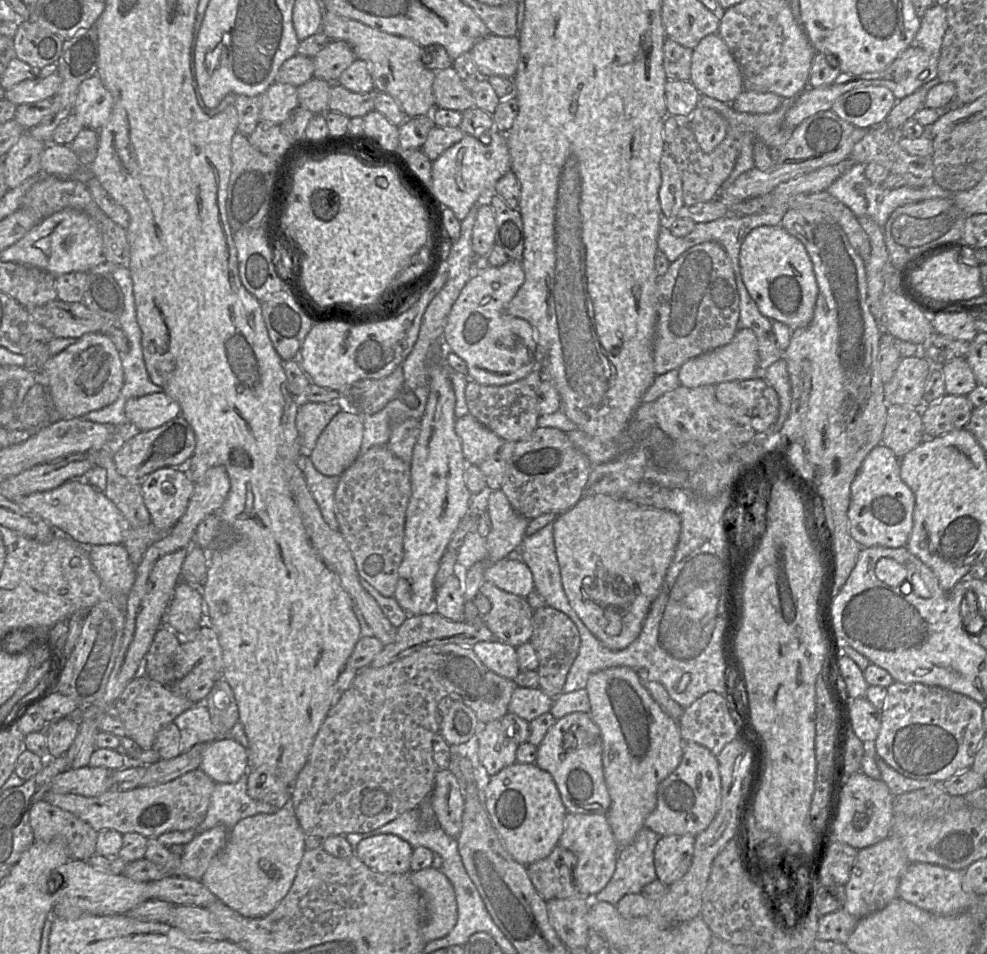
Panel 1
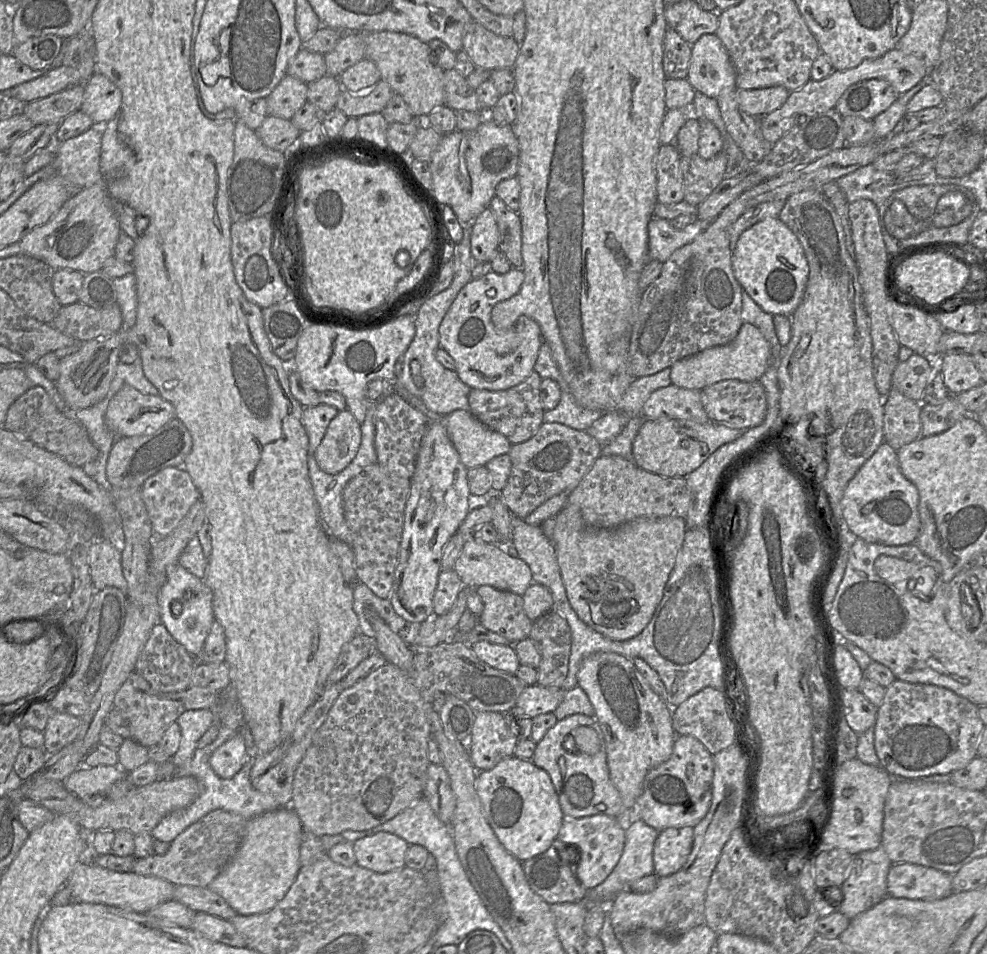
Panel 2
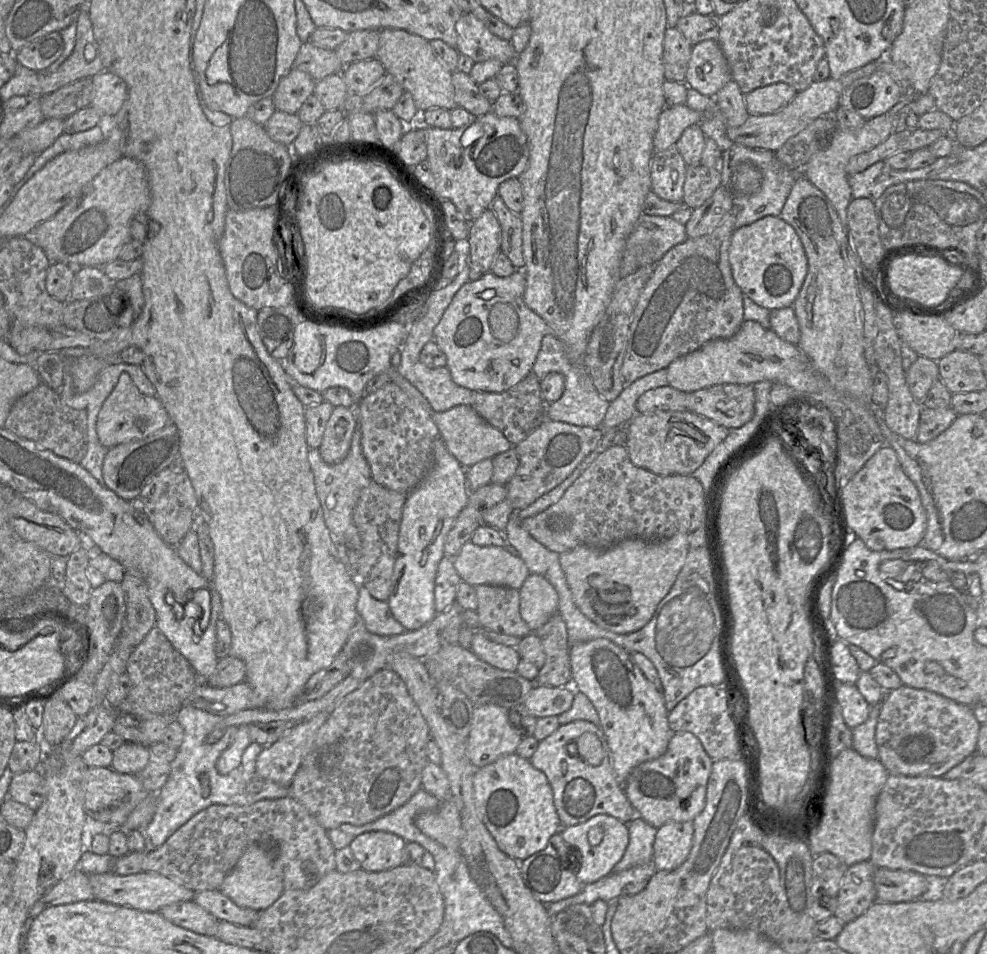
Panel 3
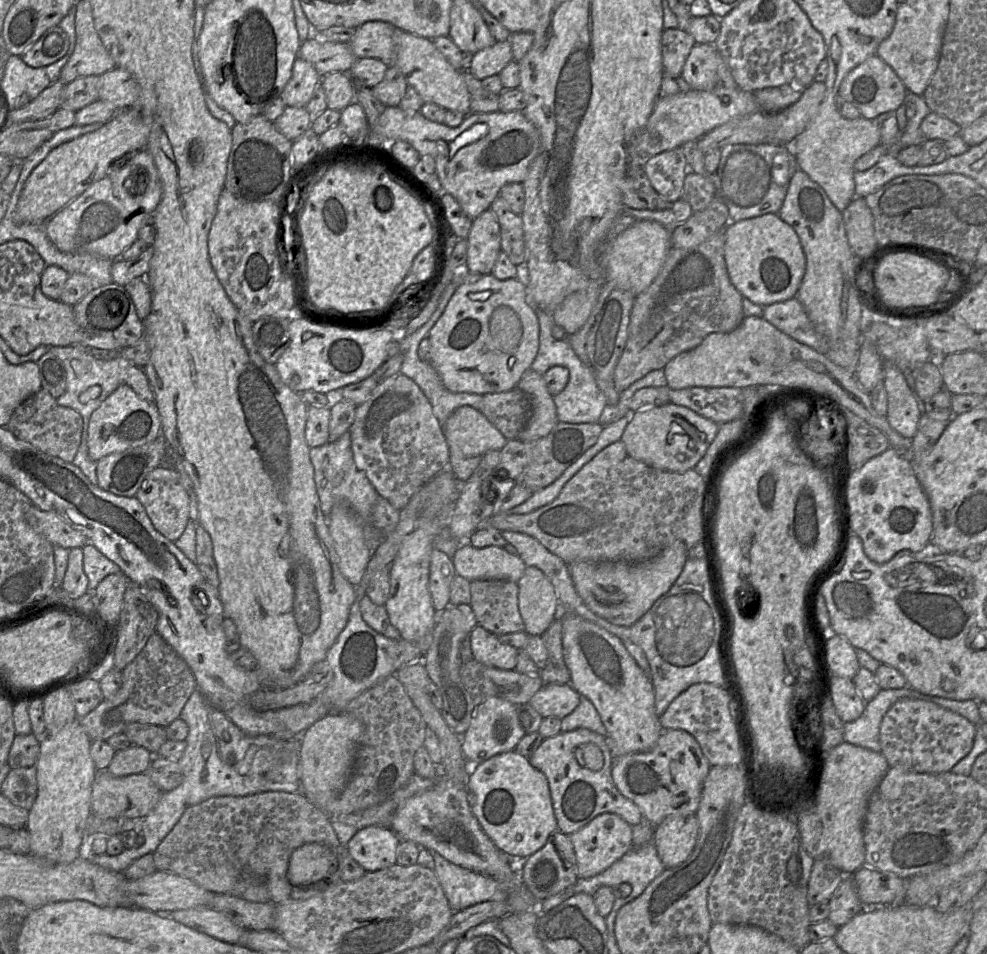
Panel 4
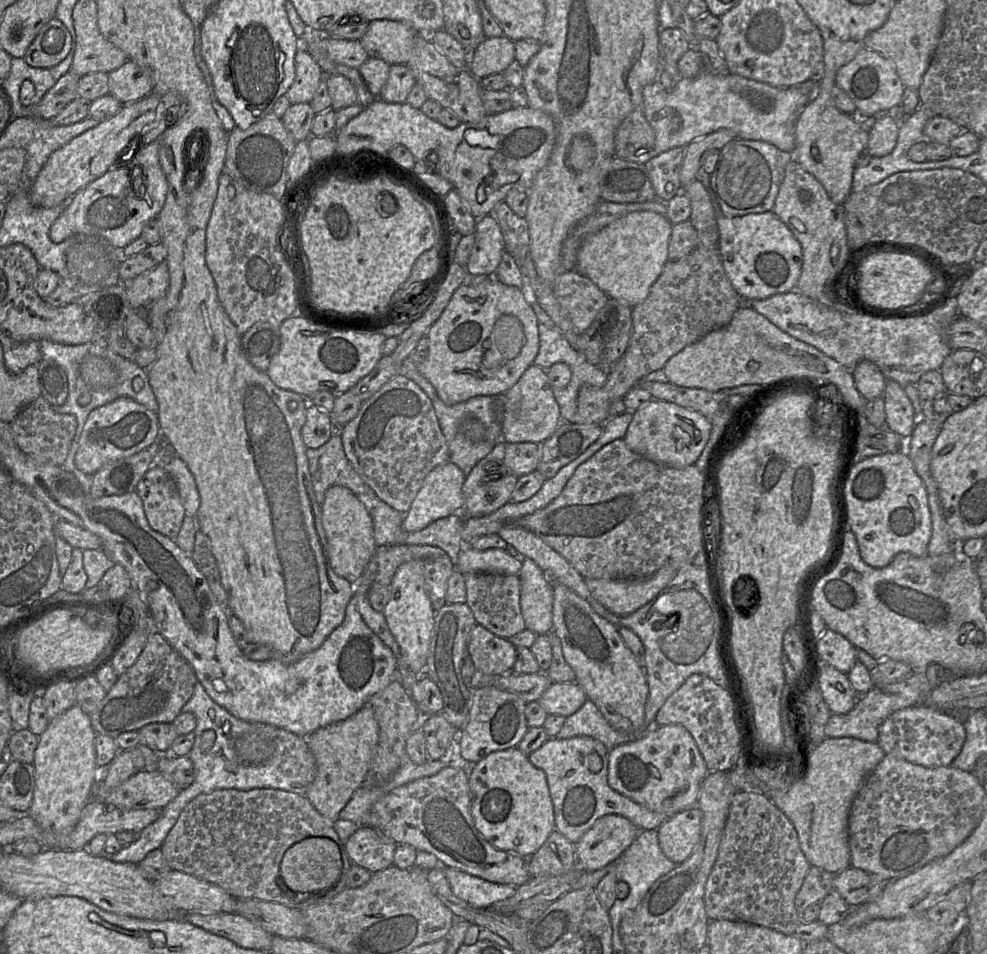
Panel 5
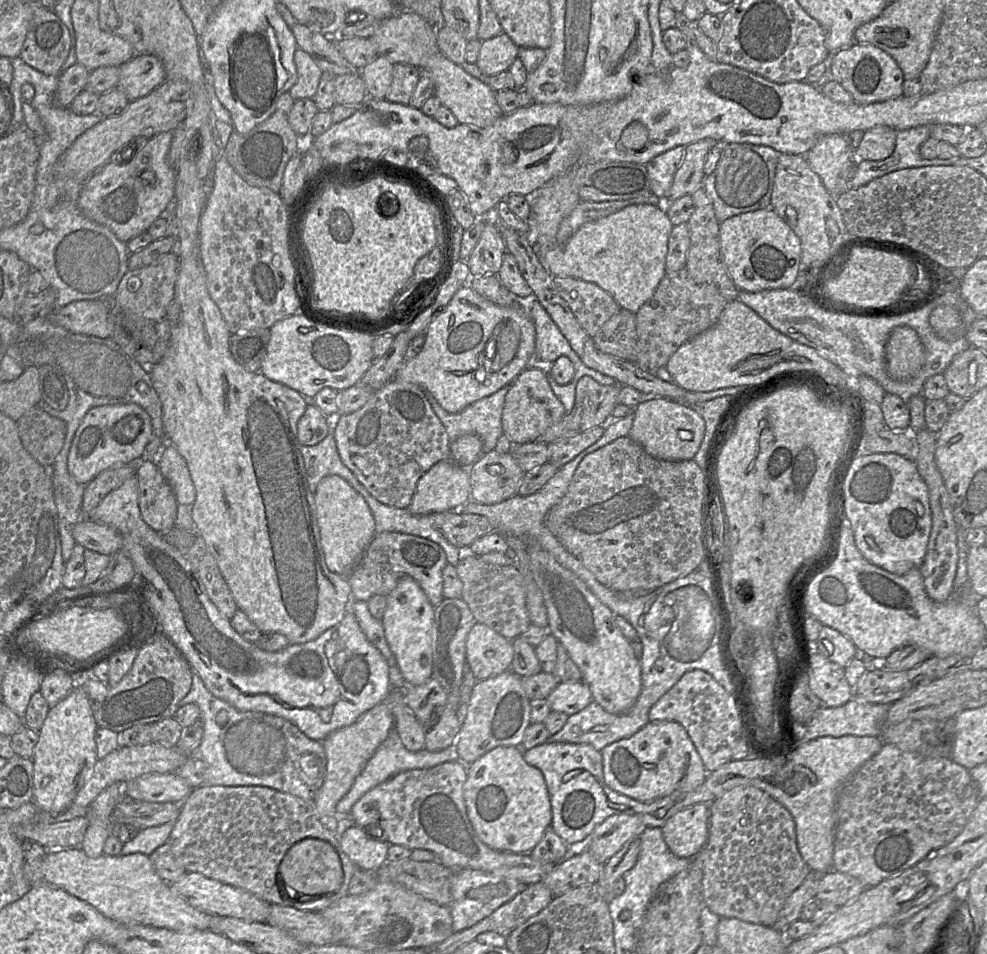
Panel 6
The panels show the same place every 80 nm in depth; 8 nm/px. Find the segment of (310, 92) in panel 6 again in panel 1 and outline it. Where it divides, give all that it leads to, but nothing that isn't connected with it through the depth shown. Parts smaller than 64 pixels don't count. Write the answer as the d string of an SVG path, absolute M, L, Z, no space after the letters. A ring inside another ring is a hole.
M275 82L261 95L262 107L260 112L261 121L280 125L285 122L292 111L299 104L297 87Z

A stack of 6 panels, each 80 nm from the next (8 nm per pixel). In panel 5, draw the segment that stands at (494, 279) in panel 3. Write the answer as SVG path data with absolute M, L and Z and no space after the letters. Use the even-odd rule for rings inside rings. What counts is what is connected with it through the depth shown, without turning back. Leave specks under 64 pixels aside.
M494 277L478 285L461 285L439 319L428 329L428 354L419 361L419 372L434 386L439 398L454 405L475 396L502 397L534 363L539 350L536 314L526 290L501 283Z

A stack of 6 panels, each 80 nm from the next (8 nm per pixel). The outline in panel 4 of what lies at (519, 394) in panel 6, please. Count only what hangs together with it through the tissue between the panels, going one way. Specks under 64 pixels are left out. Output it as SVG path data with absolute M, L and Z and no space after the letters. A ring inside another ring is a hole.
M529 369L516 388L522 390L531 403L530 418L517 439L522 442L532 442L547 436L559 420L553 396L547 389L544 376Z

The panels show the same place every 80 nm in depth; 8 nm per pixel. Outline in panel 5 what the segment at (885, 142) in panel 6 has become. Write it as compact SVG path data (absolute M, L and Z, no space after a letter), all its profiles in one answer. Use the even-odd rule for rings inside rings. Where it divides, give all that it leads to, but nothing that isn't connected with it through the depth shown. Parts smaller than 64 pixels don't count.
M890 115L878 118L869 130L866 153L872 157L890 154L897 144L899 121Z

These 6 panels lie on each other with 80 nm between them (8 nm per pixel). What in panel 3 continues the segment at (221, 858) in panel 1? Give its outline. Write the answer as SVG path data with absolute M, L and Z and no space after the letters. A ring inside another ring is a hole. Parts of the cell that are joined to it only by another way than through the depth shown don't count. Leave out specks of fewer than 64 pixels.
M251 844L226 875L219 890L240 907L257 911L270 907L281 896L284 886L280 862L270 856L269 844Z

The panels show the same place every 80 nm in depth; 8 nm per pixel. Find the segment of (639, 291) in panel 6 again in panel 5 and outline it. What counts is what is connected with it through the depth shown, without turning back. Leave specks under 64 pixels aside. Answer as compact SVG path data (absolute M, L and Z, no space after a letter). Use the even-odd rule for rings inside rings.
M633 211L612 221L581 242L576 270L589 278L609 298L630 308L643 302L668 259L672 223L657 212Z

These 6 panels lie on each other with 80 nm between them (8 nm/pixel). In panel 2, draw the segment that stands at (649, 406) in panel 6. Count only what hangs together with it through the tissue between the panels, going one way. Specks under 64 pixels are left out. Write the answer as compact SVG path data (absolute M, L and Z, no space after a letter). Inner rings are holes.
M671 418L646 419L633 441L633 461L638 467L662 477L685 478L719 447L736 440L745 431L713 422L702 424Z

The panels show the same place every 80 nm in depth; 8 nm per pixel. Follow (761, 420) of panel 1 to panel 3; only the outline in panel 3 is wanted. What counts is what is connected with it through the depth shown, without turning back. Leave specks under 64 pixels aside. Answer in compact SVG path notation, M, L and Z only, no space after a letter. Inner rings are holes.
M719 384L687 393L687 410L728 429L749 422L754 408L753 385Z

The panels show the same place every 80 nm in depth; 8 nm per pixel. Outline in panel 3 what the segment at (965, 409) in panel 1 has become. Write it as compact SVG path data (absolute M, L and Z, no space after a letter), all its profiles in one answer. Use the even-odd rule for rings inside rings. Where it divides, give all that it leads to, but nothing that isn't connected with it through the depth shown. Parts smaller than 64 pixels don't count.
M921 405L919 425L915 440L926 443L947 429L958 414L949 407L928 408Z

